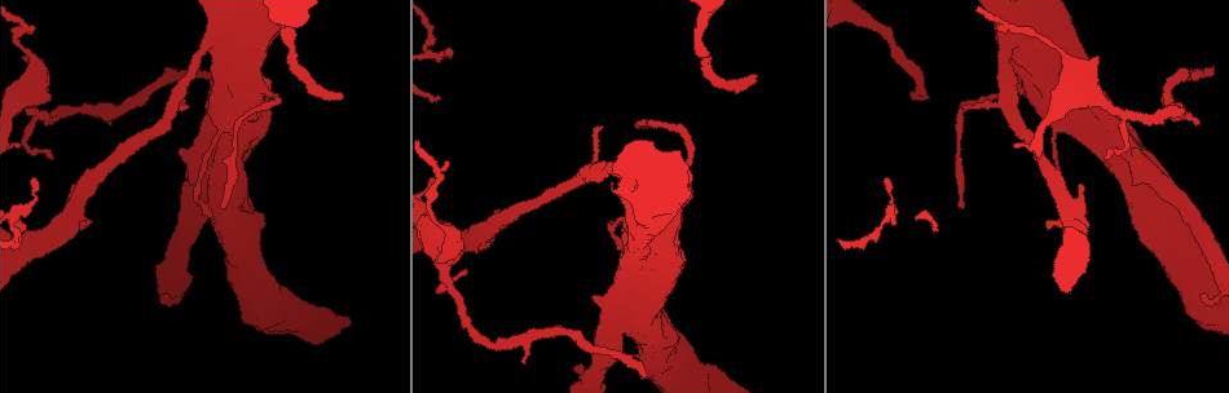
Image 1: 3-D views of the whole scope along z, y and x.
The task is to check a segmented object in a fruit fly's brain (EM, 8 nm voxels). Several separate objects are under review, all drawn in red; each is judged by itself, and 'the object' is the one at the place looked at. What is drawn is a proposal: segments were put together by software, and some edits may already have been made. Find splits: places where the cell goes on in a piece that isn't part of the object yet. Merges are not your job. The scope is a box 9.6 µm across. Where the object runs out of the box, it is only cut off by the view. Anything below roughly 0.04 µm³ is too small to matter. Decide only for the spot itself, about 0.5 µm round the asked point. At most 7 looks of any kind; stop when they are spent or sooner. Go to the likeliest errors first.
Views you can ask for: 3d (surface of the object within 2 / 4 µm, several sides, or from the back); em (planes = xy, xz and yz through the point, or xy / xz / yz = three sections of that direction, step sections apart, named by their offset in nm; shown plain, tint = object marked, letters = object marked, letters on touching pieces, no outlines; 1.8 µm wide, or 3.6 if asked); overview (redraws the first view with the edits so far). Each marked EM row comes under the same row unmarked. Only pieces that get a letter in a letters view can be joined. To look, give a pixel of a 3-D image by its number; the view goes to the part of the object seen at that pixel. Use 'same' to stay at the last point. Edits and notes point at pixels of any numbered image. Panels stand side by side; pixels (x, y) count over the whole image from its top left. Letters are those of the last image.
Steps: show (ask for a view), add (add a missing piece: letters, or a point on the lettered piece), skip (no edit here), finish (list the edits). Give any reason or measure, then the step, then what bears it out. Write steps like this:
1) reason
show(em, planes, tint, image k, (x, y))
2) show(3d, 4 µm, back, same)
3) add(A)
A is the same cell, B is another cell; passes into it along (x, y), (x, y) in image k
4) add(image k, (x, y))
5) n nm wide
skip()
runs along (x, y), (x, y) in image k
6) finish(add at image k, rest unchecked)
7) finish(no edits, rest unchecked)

branch stops here
show(em, planes, letters, image 1, (1214, 69))

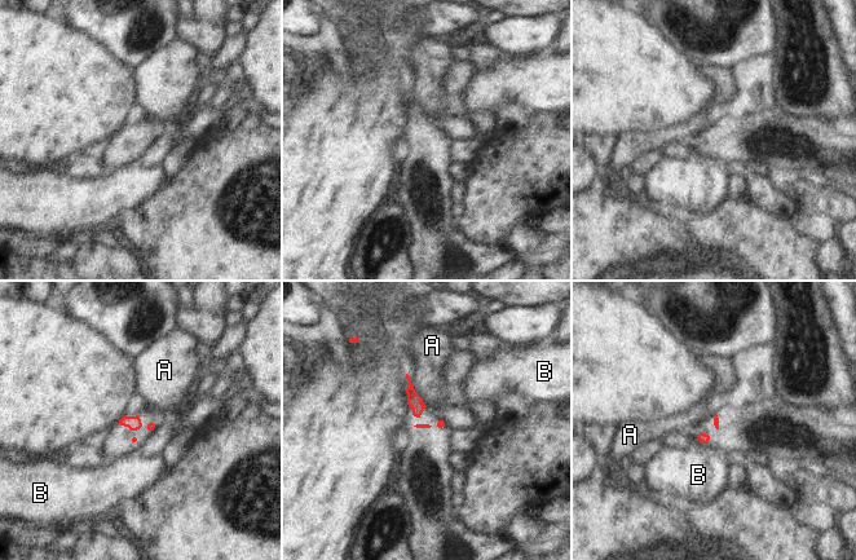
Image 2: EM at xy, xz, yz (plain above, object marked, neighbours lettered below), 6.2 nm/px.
skip()
A and B are other cells; border along (410, 378), (414, 391), (424, 405) in image 2; no lettered piece goes on from it

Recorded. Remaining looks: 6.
end of a long branch
show(3d, 2 µm, image 1, (913, 94))

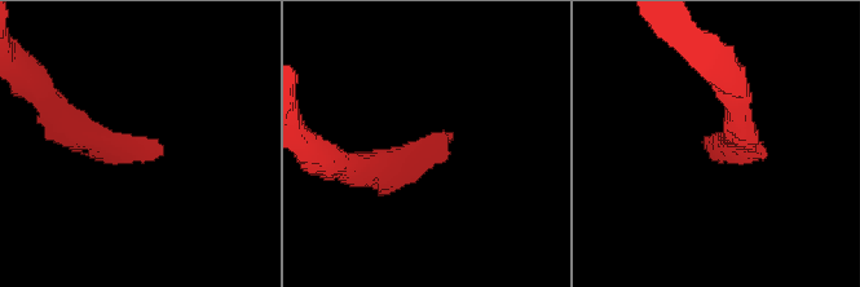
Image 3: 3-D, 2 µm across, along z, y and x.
shape alone is not enough
show(em, planes, letters, image 3, (440, 136))

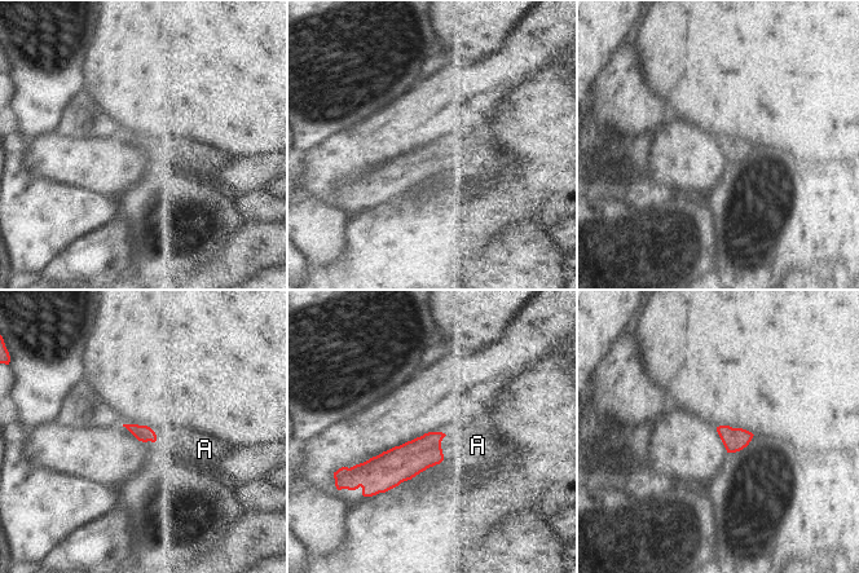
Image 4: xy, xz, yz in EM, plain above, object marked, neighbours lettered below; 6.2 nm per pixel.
add(A)
A is the same cell; passes into it along (404, 462), (440, 448), (478, 445) in image 4; it goes on there

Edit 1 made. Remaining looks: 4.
free end
show(em, yz, step 4, letters, image 1, (17, 146))

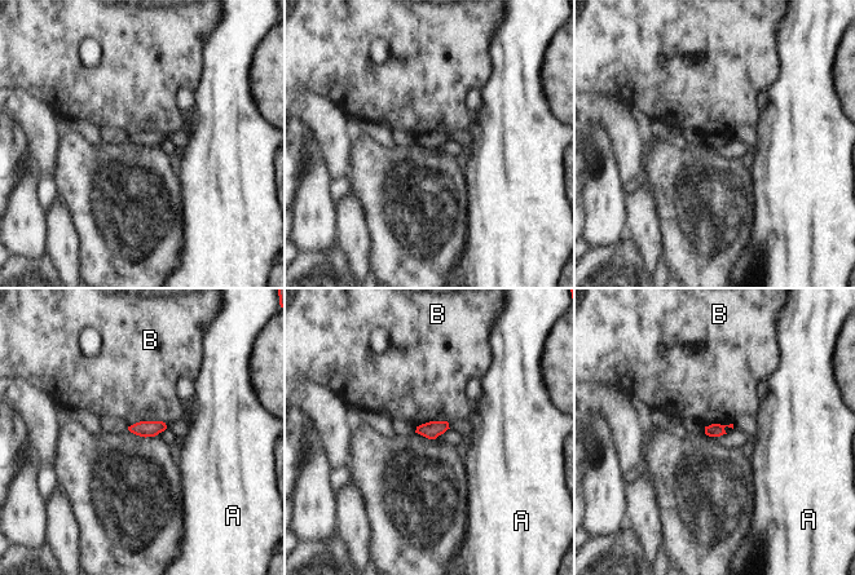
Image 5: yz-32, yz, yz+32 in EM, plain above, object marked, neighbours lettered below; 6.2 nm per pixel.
another direction
show(em, xy, step 4, letters, same)

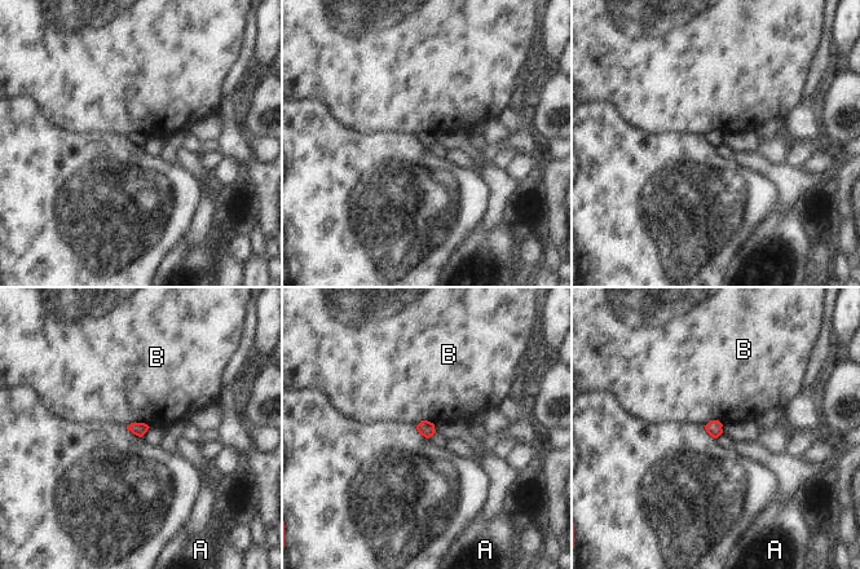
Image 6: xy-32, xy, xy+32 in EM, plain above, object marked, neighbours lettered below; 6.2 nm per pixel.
skip()
A and B are other cells; border along (127, 424), (144, 422), (149, 427) in image 6; no lettered piece goes on from it

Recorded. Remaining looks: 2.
finish(add at image 4, rest unchecked)

